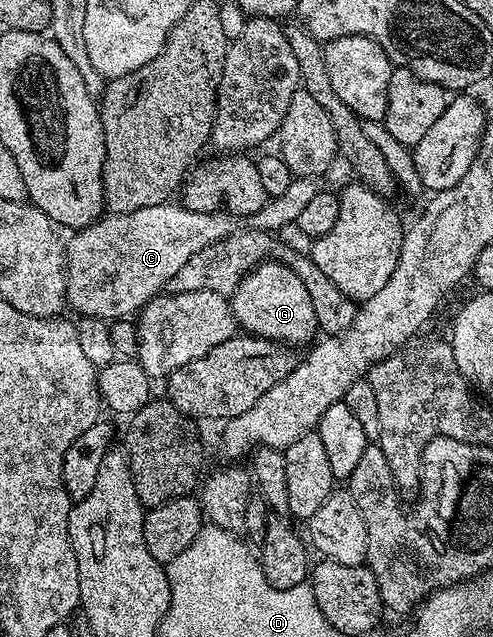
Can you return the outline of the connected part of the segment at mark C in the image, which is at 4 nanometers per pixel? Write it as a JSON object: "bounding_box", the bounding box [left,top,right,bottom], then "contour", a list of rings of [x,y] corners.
{"bounding_box":[65,178,320,320],"contour":[[[295,178],[292,184],[288,184],[288,188],[280,196],[271,198],[264,204],[264,208],[260,208],[260,212],[248,215],[247,218],[238,218],[235,214],[227,214],[225,212],[215,212],[209,214],[208,212],[196,212],[195,210],[186,209],[185,205],[177,204],[173,201],[161,202],[155,206],[148,208],[140,208],[136,212],[128,212],[127,214],[111,214],[107,213],[105,216],[98,219],[97,222],[91,226],[84,226],[81,230],[71,233],[68,241],[65,243],[66,248],[66,300],[69,309],[75,310],[75,315],[84,318],[105,318],[107,320],[115,319],[129,319],[131,316],[137,315],[142,307],[147,302],[157,298],[159,294],[163,293],[169,287],[172,276],[176,276],[176,272],[180,272],[180,268],[184,268],[184,264],[188,264],[188,260],[192,260],[192,256],[196,252],[200,252],[200,248],[208,248],[208,244],[216,244],[216,240],[224,240],[228,236],[232,236],[241,230],[269,230],[271,232],[278,232],[284,224],[297,222],[300,216],[300,211],[308,205],[312,200],[312,196],[316,196],[320,189],[319,183],[313,178]]]}

